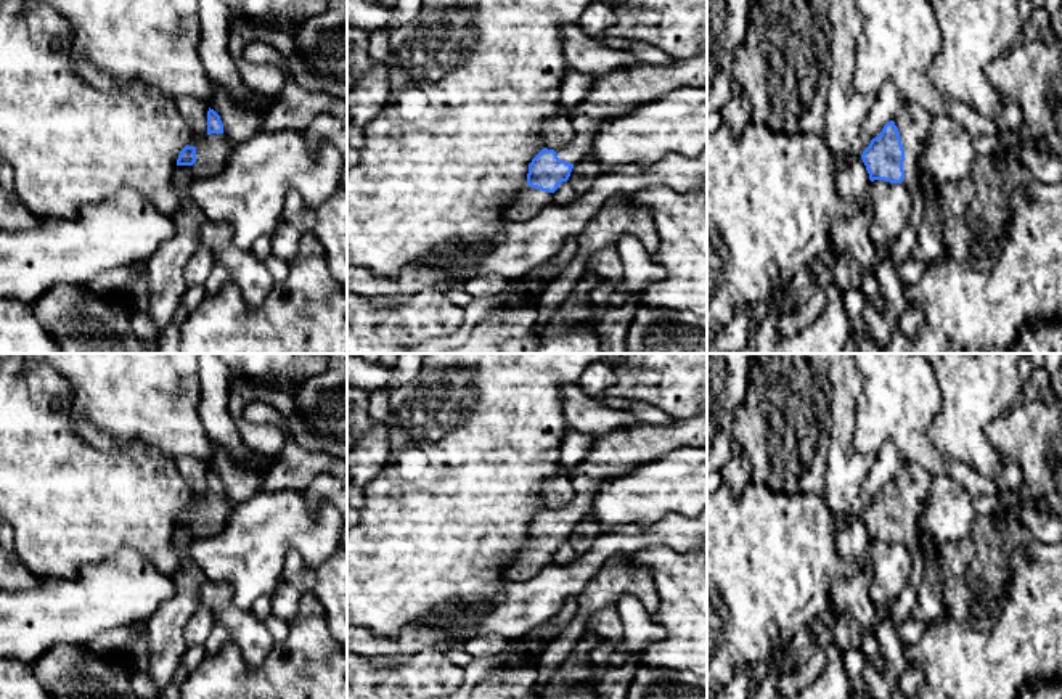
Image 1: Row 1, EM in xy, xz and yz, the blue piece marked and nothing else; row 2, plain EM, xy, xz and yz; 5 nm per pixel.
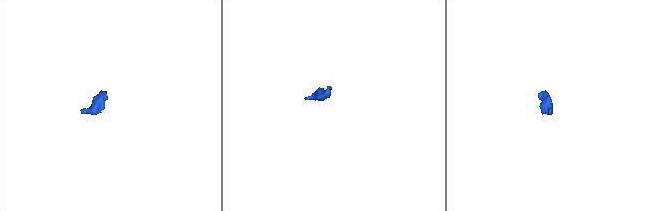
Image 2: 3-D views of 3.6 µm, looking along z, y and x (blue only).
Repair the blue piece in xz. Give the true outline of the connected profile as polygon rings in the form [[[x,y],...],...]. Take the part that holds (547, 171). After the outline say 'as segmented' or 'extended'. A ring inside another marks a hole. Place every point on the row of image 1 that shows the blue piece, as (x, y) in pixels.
[[[707,53],[668,64],[636,63],[596,80],[585,100],[567,116],[574,138],[559,151],[543,148],[529,164],[527,186],[496,212],[503,223],[524,222],[551,204],[553,193],[567,182],[574,166],[593,148],[606,119],[659,100],[678,87],[707,87]]]; extended

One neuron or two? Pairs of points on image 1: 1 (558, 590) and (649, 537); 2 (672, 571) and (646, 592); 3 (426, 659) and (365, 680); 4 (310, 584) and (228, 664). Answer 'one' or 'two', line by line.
1: one
2: two
3: one
4: two

